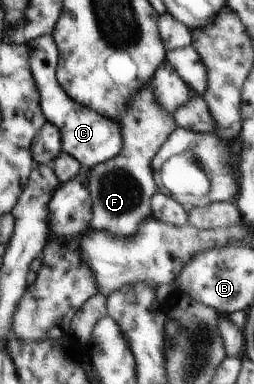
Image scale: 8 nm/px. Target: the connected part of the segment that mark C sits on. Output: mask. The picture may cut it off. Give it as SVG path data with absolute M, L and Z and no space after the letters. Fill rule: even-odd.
M46 34L41 36L36 43L30 41L26 46L30 47L31 72L37 81L41 93L41 107L48 121L61 130L61 142L63 151L74 156L84 168L91 167L112 159L122 151L123 137L120 126L114 120L97 114L91 109L85 108L75 101L73 97L59 84L57 78L57 65L59 62L59 49L54 36Z

